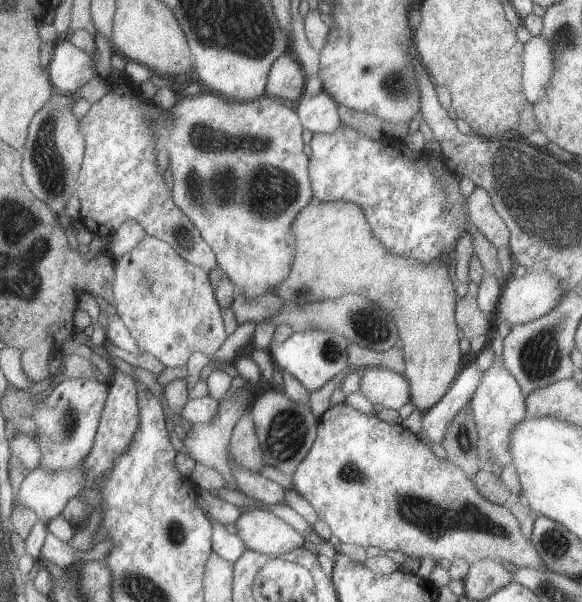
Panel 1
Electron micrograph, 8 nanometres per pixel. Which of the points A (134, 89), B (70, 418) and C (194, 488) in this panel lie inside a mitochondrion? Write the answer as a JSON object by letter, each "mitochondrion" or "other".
{"A":"other","B":"mitochondrion","C":"other"}

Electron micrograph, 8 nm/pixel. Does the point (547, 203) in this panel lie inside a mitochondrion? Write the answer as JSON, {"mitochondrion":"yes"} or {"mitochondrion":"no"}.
{"mitochondrion":"yes"}

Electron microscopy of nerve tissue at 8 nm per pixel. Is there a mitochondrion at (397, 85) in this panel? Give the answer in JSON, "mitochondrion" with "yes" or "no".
{"mitochondrion":"yes"}

